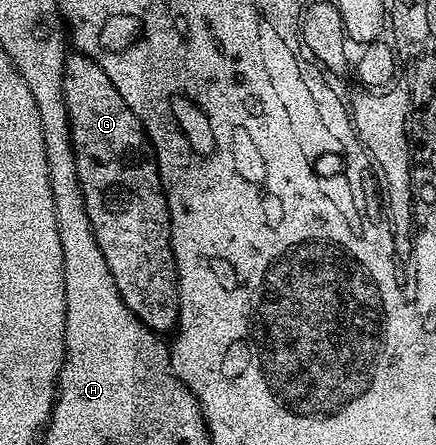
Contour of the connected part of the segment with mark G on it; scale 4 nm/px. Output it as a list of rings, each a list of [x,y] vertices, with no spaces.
[[[77,50],[71,51],[64,62],[64,102],[70,119],[72,150],[76,158],[76,174],[84,194],[88,222],[96,234],[96,242],[112,270],[120,298],[136,314],[145,328],[159,334],[173,333],[178,323],[178,271],[174,265],[174,251],[170,241],[170,211],[162,179],[158,173],[158,160],[142,123],[128,110],[128,102],[120,98],[120,90],[112,86],[112,78],[100,70],[92,58]]]

